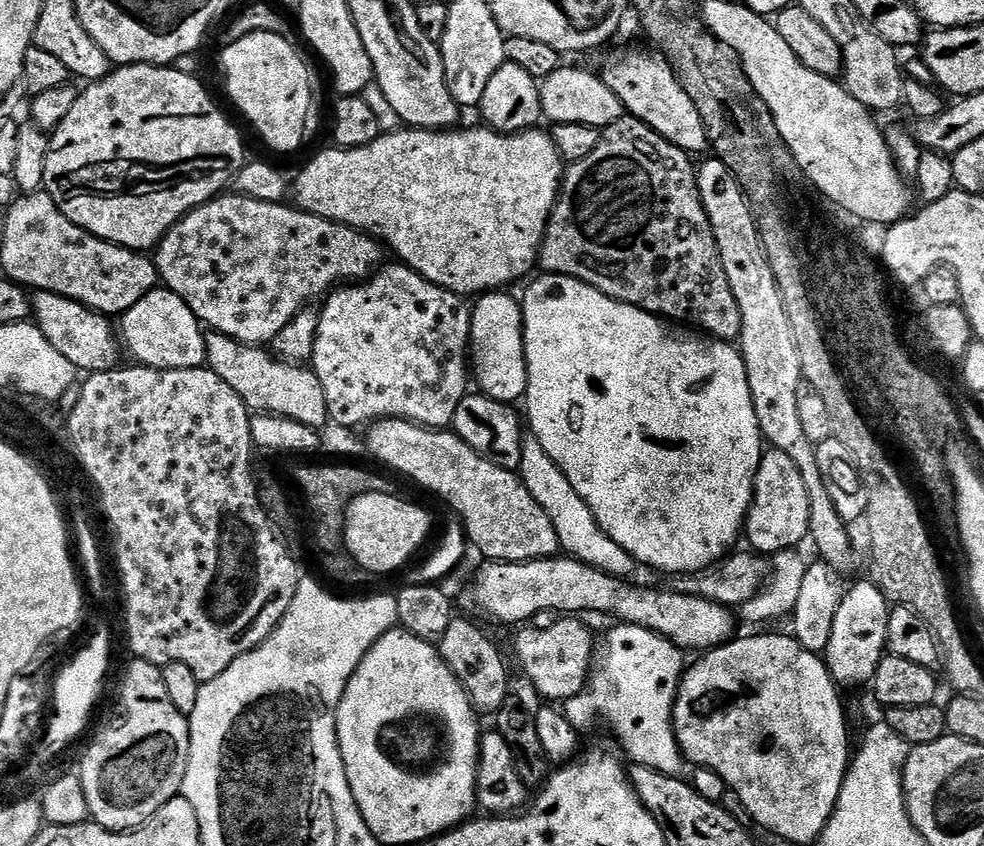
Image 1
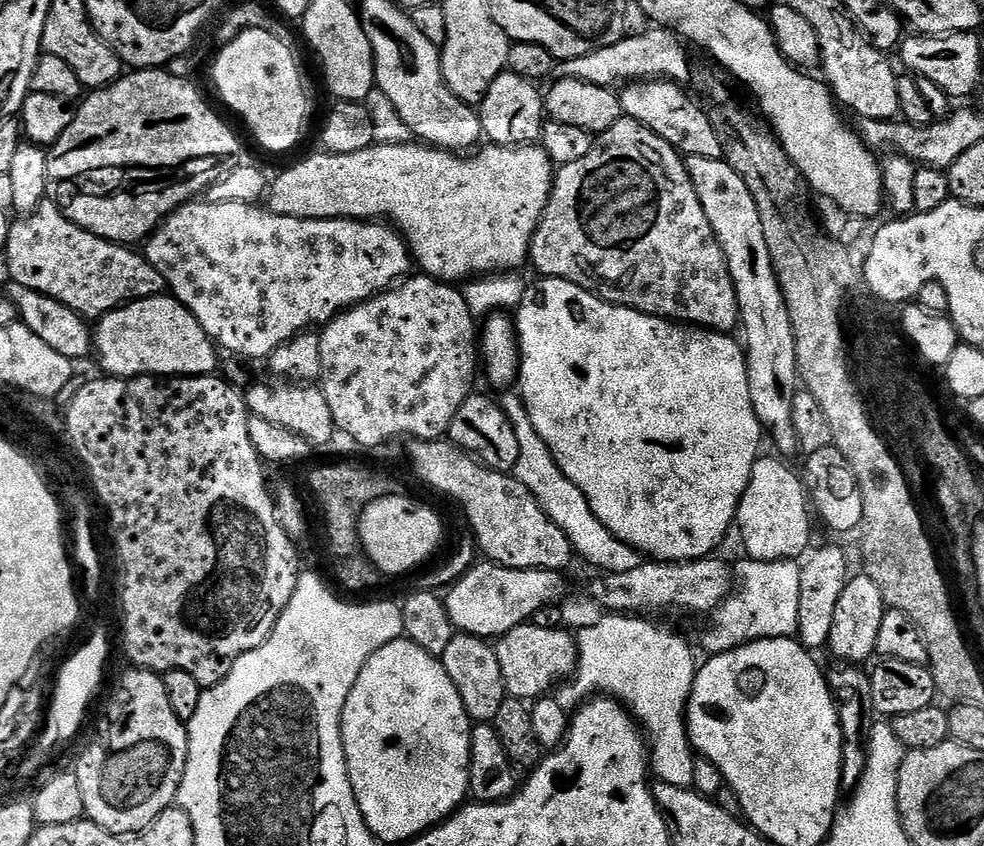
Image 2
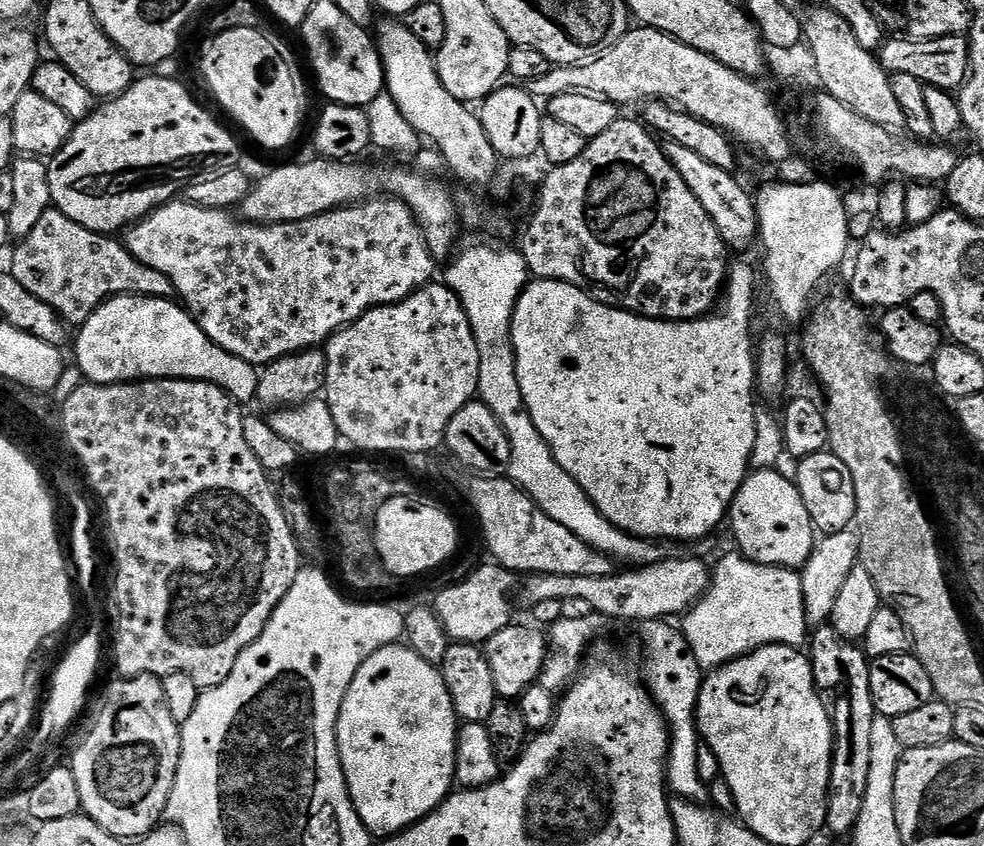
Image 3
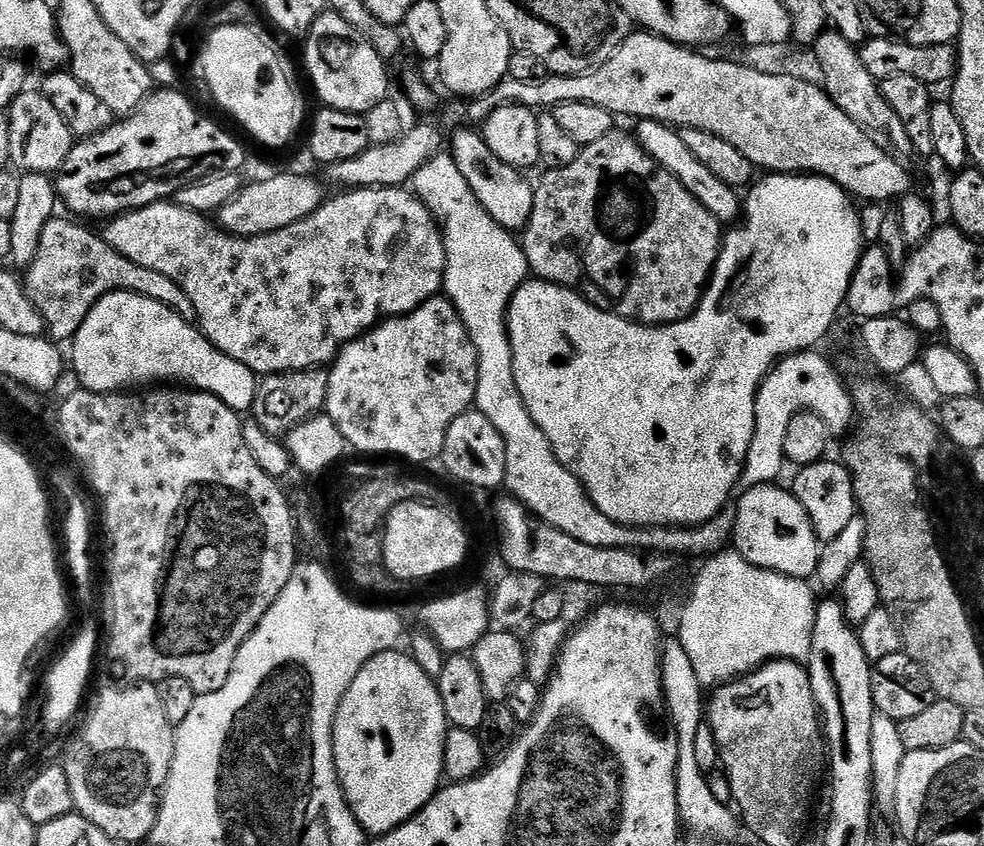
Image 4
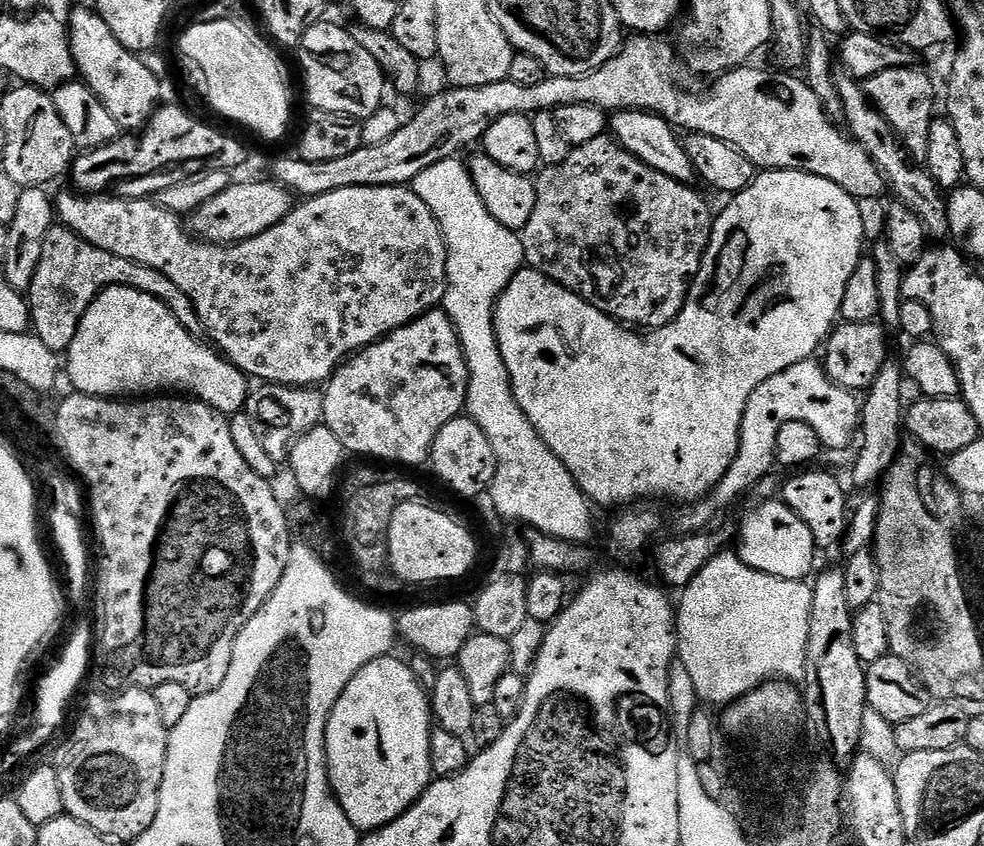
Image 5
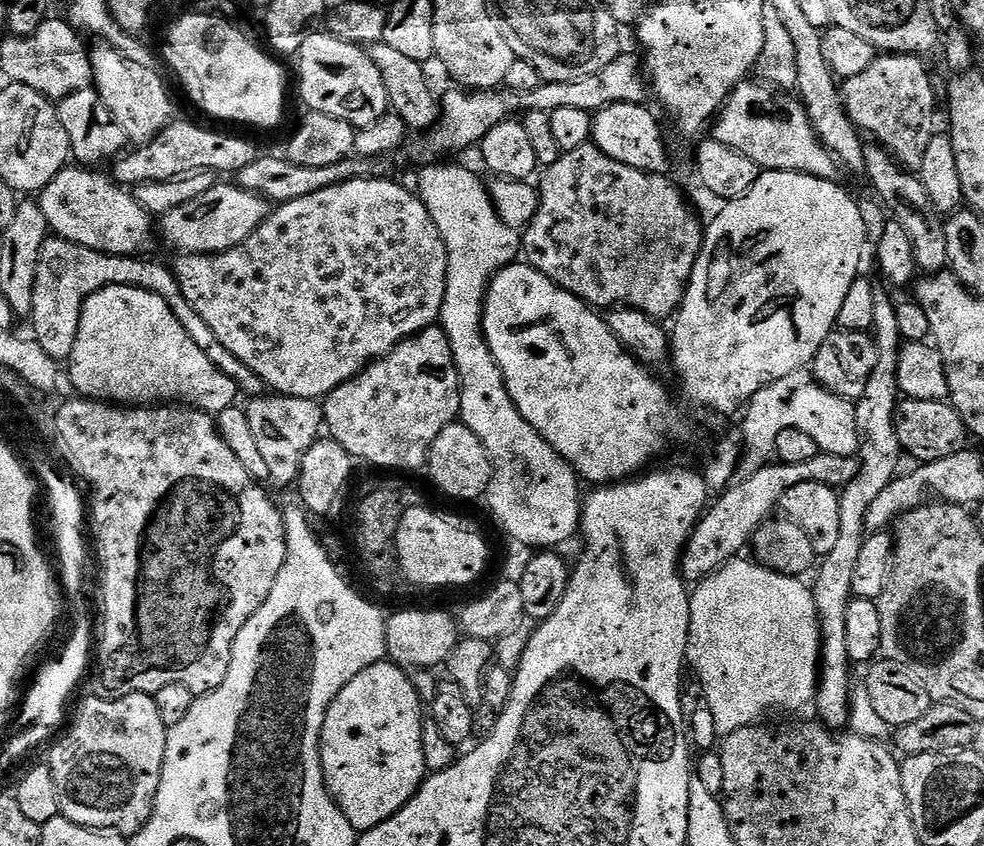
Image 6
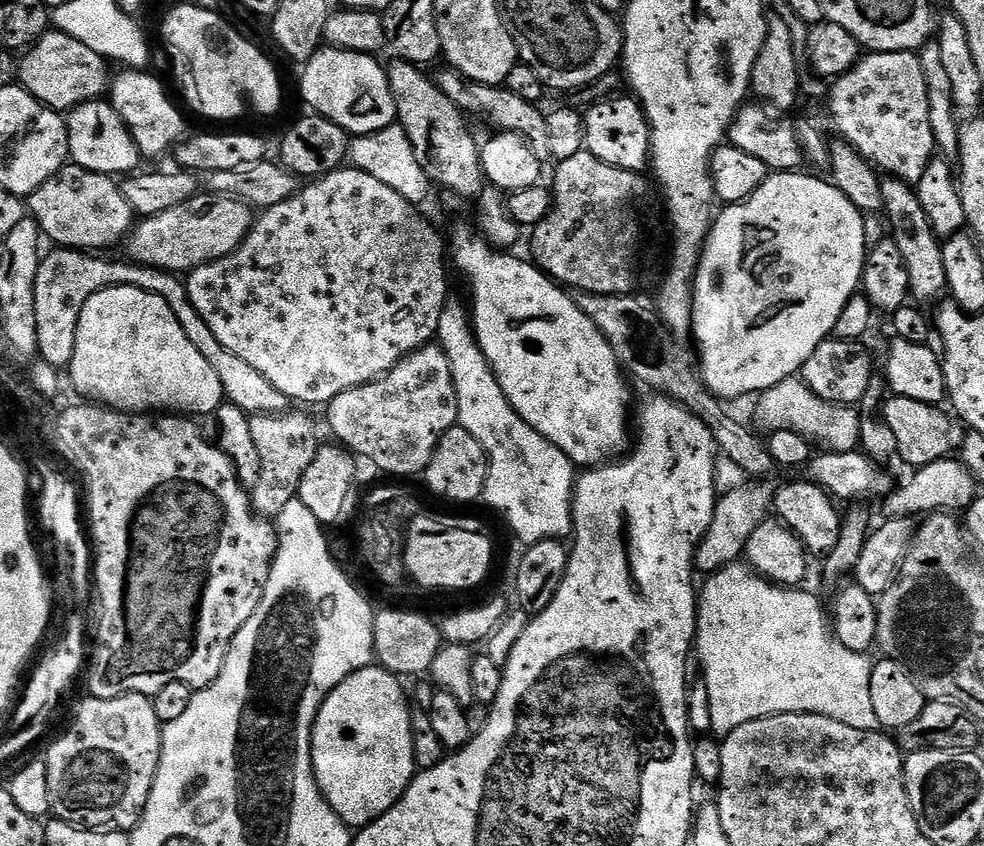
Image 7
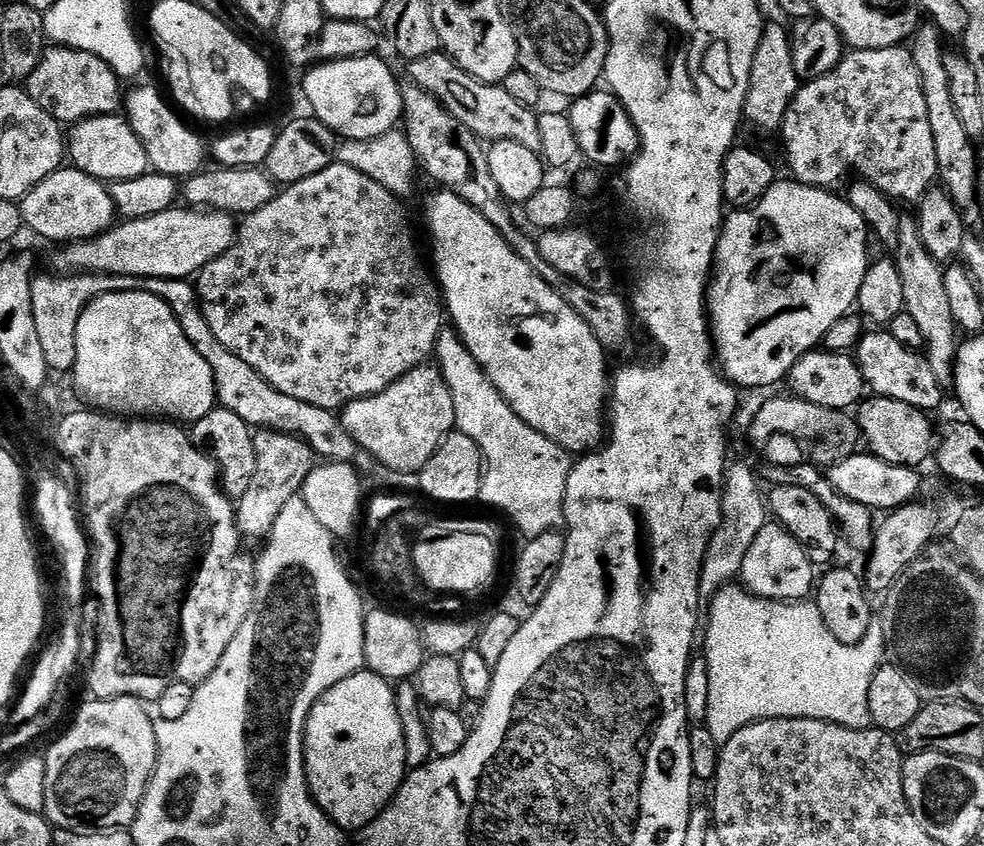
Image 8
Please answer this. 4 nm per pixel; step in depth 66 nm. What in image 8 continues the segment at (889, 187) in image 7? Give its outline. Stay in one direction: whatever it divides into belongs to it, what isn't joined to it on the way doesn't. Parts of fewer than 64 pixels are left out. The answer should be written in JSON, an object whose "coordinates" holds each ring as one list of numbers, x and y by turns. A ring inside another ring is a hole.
{"coordinates":[[901,215,894,259,898,266,898,274,902,274,904,310,910,314,910,318,914,318,914,322,922,330,923,351,928,357,930,370,934,370,934,378,938,378,941,386,951,385,952,365,956,363,958,347,958,327,950,310,950,298,946,295,944,268,923,245,922,236,919,234,919,222,915,215]]}

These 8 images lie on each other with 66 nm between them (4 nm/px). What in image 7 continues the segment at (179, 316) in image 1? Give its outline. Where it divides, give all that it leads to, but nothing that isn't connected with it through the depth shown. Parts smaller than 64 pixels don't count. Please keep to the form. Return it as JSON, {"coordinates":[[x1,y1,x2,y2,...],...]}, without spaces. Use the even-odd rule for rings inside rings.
{"coordinates":[[107,288,94,294,94,298,82,306,82,318,78,318,78,334,74,342,74,358,67,372,73,376,78,394,84,396,85,401,115,408,117,412,207,418,225,403,222,378,214,374,214,366,210,366,210,362,206,362,206,358,202,358,194,347,194,342,186,338,186,330,182,330,178,318,174,318,174,310,170,310,158,294,150,294,141,288]]}

